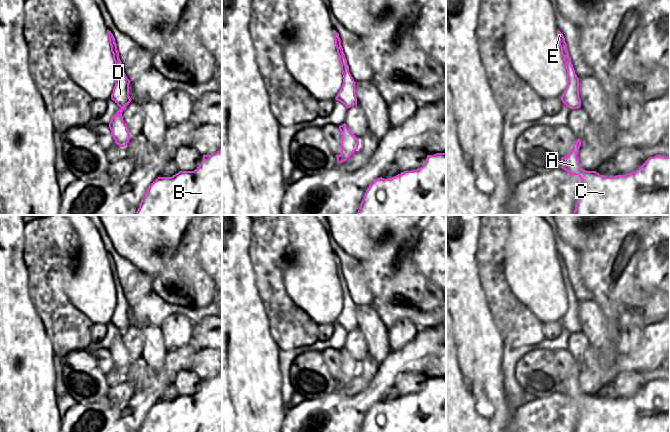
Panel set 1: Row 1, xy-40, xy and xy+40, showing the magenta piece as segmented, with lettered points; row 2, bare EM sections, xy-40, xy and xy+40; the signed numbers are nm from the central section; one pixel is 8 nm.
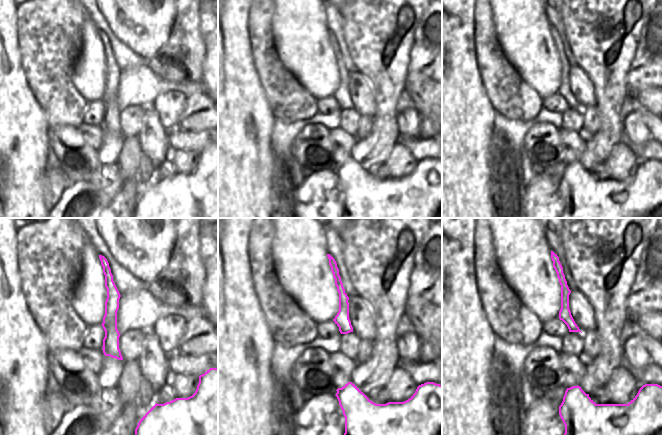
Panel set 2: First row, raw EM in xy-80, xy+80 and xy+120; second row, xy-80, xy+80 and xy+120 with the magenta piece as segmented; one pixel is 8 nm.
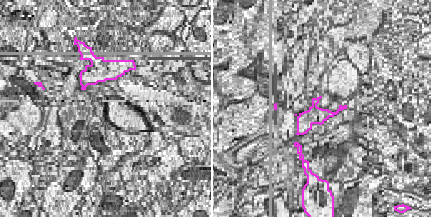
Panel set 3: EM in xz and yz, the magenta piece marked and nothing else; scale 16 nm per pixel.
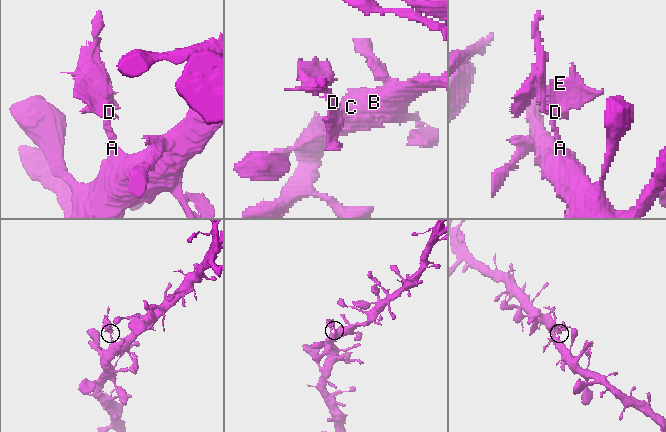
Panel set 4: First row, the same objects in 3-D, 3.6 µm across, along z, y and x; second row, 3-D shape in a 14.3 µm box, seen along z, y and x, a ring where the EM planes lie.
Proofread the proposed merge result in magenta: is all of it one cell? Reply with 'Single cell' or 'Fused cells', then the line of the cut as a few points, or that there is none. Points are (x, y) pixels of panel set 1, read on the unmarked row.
Fused cells. Split along xy+40 (576, 378), (567, 381).

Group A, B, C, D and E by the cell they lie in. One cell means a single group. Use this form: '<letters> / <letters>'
A B C / D E

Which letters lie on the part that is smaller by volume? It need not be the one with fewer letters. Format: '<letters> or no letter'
D, E

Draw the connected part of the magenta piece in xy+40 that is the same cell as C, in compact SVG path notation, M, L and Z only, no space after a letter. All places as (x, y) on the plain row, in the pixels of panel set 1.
M577 379L561 381L561 391L581 402L581 414L575 432L670 432L670 381L649 381L636 395L606 401L581 392Z

